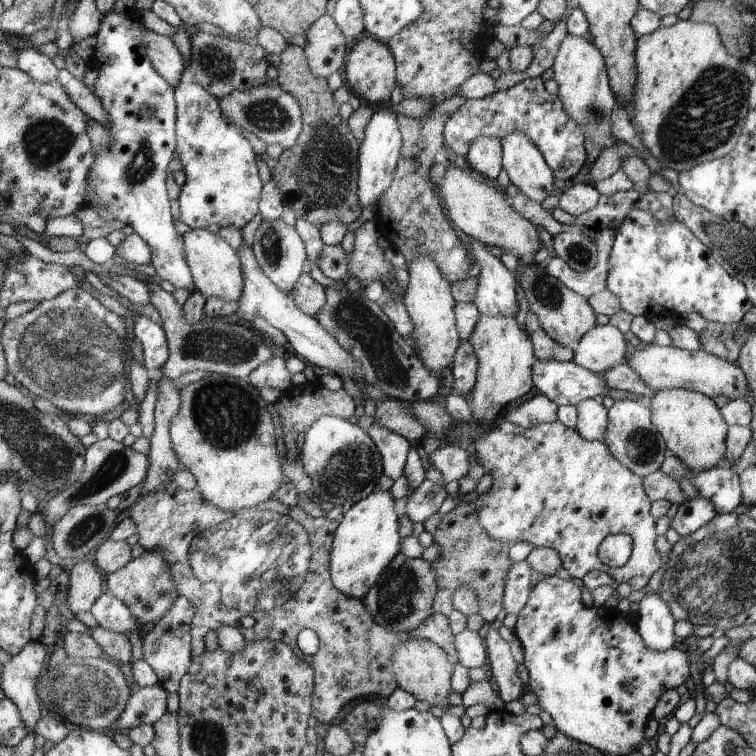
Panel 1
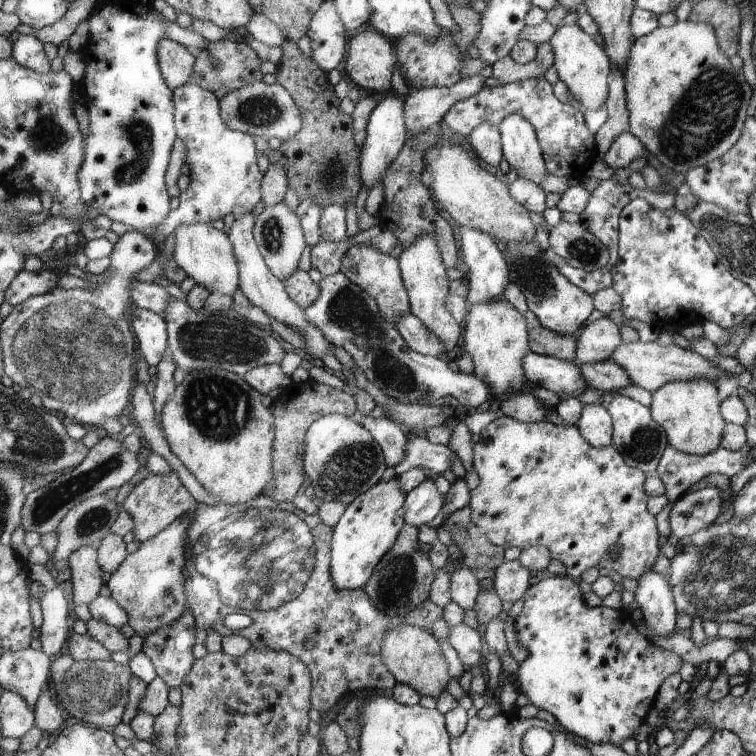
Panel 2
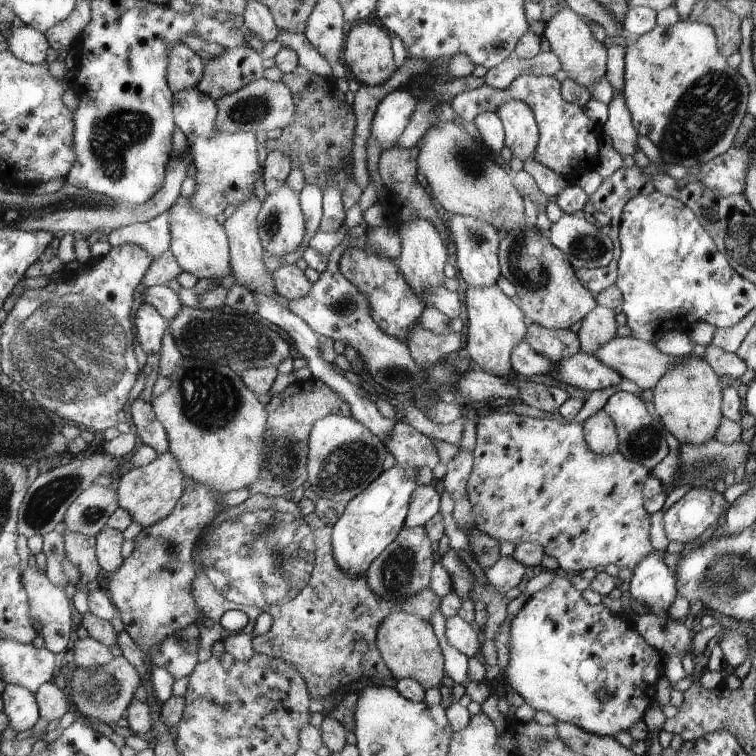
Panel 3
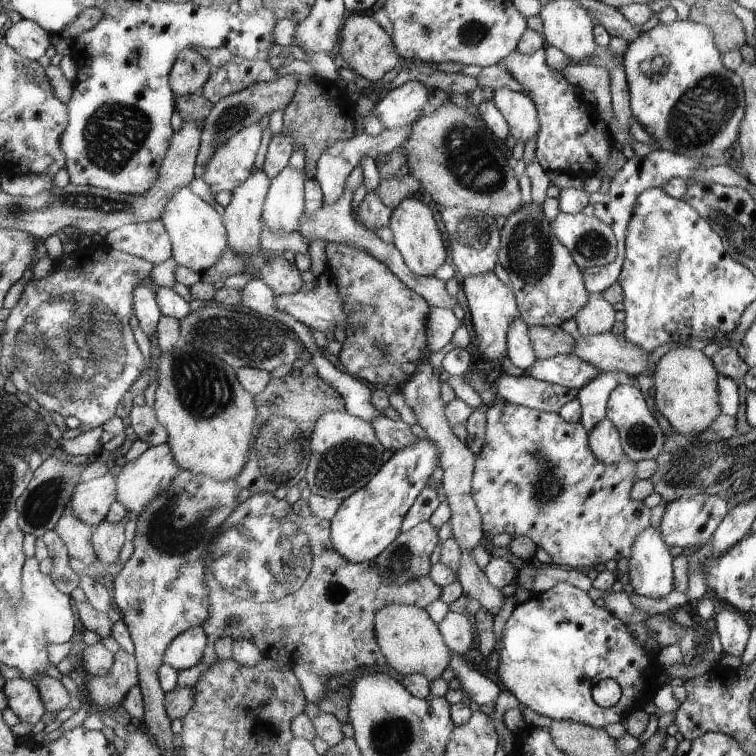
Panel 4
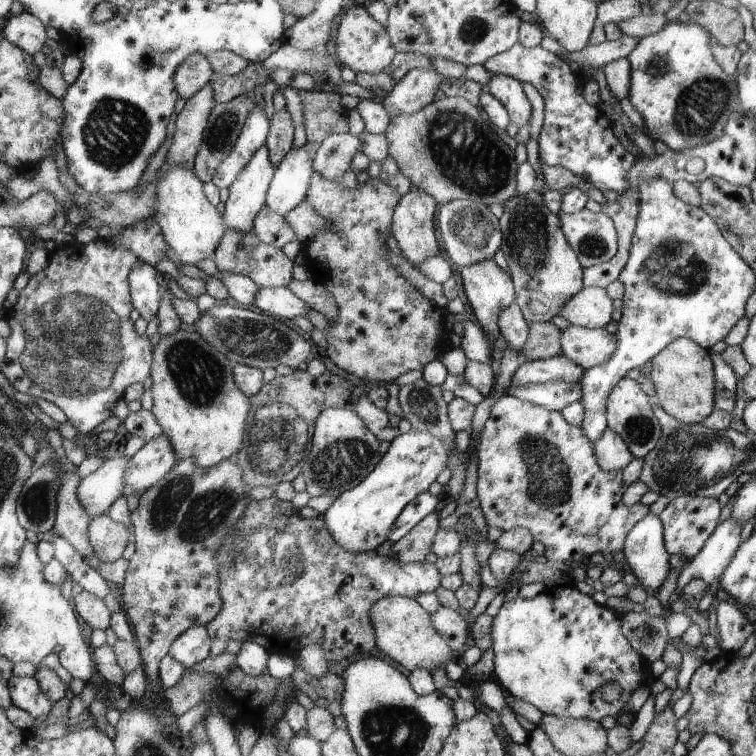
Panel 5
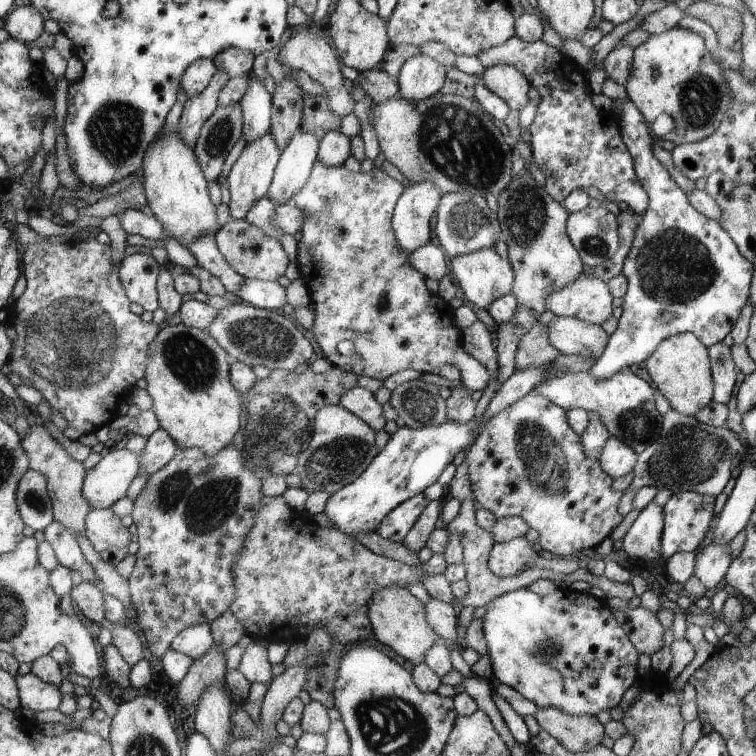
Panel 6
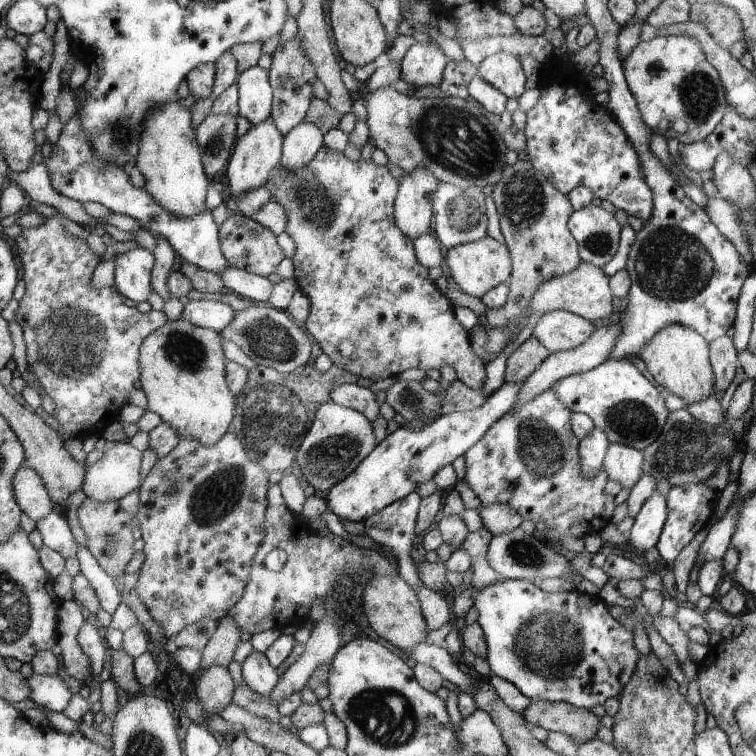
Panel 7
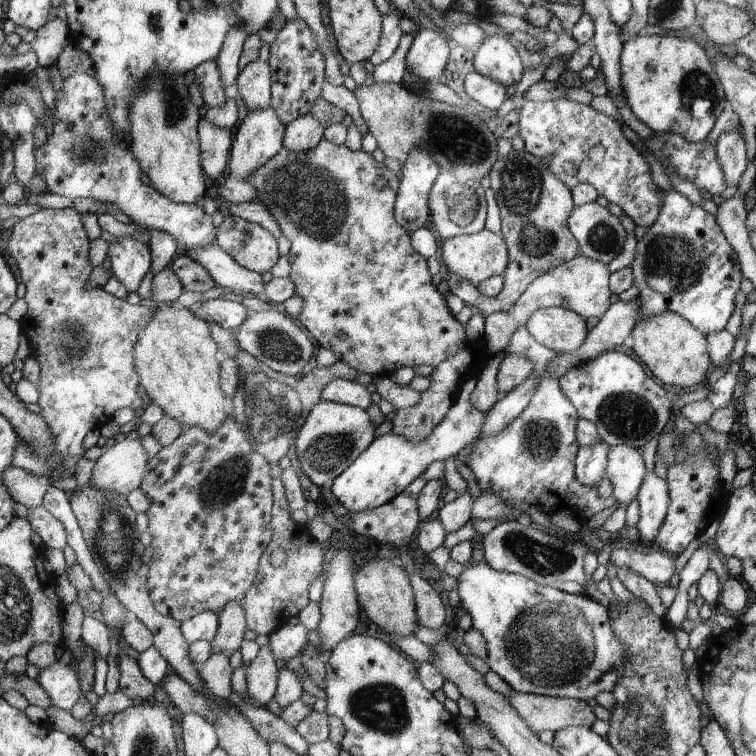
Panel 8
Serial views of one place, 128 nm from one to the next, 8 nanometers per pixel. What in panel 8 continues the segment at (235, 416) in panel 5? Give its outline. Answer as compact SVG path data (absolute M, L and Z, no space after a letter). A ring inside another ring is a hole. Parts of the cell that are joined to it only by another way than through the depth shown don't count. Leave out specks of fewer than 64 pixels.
M172 304L156 307L152 320L146 325L135 344L135 367L140 374L140 384L154 404L157 404L170 418L176 419L185 429L201 427L210 434L216 433L227 420L224 400L227 395L220 390L221 366L216 360L216 342L212 338L208 323L198 318L192 308L176 310Z

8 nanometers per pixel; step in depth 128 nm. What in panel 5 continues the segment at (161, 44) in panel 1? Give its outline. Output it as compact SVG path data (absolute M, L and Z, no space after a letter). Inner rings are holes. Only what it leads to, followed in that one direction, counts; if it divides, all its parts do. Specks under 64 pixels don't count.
M192 54L180 64L175 74L175 90L188 100L211 83L216 73L206 55Z

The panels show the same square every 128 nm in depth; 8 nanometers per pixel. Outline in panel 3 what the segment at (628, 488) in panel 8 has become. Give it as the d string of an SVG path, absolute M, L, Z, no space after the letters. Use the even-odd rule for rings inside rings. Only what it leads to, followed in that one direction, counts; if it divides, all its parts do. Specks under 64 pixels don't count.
M606 409L589 416L582 424L587 445L596 454L607 455L617 451L619 436L612 418Z

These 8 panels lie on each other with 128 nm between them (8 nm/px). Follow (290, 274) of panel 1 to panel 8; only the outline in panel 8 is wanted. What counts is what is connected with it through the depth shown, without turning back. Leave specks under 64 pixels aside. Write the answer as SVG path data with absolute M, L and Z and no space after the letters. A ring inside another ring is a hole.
M308 114L287 124L283 146L293 153L305 153L315 149L322 139L322 125Z

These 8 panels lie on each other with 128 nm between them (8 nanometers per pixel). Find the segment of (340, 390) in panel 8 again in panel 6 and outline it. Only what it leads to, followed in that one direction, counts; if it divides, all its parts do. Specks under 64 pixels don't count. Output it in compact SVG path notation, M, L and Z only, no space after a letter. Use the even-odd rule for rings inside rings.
M354 387L343 394L339 405L346 410L352 411L352 414L359 415L364 422L376 429L376 432L382 430L387 420L384 418L382 406L374 400L374 393L367 389Z

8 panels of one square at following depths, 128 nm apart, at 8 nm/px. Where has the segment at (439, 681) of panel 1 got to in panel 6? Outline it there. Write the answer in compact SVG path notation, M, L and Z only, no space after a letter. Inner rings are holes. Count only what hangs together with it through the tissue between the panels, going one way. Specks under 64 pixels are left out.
M406 587L380 589L372 596L369 610L374 636L378 642L388 646L390 650L402 656L404 660L412 662L414 666L425 662L428 650L438 642L438 634L427 621L426 606L423 602L412 596Z

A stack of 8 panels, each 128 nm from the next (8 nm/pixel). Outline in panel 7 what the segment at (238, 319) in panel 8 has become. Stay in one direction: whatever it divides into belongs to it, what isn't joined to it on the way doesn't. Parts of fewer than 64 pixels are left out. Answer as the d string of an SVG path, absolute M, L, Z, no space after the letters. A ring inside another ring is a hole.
M187 300L181 318L194 326L221 331L231 324L236 311L220 301Z

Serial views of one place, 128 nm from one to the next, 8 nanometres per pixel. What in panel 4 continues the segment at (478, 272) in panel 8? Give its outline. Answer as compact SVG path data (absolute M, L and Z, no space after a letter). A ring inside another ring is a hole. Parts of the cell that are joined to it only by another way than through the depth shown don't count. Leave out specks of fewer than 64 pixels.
M493 272L475 277L464 277L462 286L466 300L468 300L476 348L482 354L484 360L498 362L502 365L502 360L507 356L509 329L513 321L521 318L519 306L516 306L517 300L514 300L515 294L512 294L512 287L505 285Z

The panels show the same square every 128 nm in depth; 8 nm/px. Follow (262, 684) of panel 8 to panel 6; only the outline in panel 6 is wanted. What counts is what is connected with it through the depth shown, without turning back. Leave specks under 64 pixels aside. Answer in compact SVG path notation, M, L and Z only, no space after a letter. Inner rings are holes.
M253 640L246 648L242 656L238 670L244 674L248 682L262 682L270 684L273 681L271 673L272 664L268 658L267 647Z

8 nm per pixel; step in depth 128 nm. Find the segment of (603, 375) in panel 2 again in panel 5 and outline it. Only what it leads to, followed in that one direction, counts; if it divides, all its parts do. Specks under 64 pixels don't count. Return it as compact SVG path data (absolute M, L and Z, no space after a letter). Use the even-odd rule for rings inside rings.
M561 355L545 360L522 362L511 382L514 382L514 384L536 384L564 380L564 382L580 383L584 372L582 366L578 366L570 358Z

